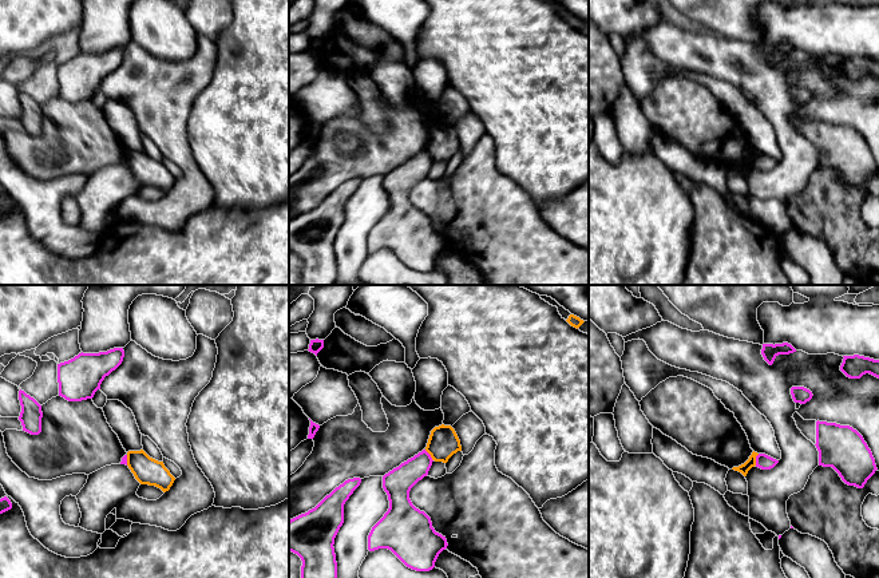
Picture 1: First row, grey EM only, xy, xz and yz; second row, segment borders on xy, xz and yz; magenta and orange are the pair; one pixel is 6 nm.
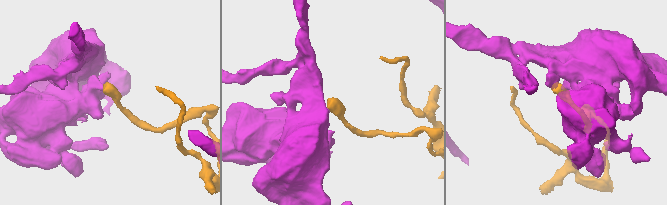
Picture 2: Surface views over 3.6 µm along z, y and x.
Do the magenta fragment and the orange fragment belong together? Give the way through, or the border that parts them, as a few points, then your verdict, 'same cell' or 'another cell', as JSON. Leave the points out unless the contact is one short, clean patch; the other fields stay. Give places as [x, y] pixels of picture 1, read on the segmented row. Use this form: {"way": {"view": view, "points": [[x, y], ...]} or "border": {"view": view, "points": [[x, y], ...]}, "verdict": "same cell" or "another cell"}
{"verdict": "another cell"}

